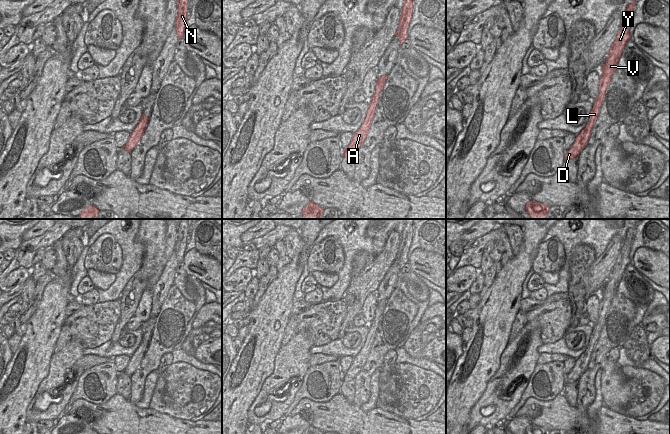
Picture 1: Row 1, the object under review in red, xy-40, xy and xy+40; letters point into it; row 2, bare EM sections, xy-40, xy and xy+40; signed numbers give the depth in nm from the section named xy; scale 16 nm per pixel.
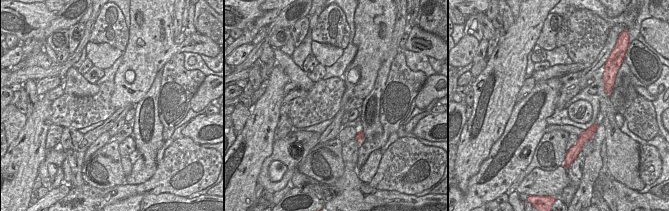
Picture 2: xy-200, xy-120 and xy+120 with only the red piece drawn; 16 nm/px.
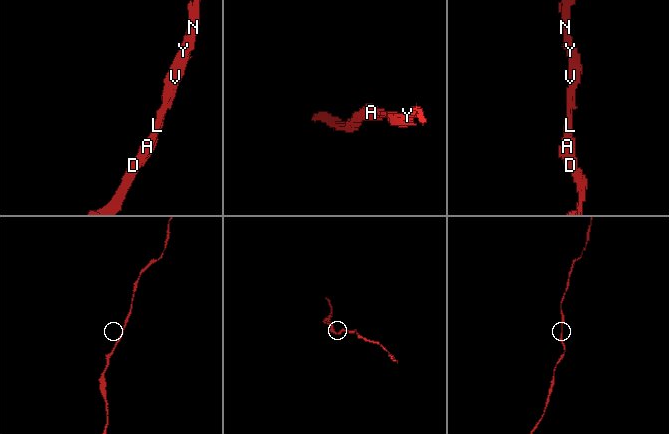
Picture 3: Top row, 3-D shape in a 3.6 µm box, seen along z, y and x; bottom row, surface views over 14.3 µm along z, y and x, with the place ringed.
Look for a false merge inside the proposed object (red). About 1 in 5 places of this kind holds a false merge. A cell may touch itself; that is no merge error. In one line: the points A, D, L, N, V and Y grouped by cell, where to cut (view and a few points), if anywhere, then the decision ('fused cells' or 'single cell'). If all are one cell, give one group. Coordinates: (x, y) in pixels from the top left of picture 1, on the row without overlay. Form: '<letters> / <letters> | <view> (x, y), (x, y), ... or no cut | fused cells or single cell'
A D L N V Y | no cut | single cell

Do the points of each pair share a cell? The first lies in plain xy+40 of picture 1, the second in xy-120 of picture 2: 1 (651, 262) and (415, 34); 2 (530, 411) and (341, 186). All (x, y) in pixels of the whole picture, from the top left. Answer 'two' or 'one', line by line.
1: one
2: one

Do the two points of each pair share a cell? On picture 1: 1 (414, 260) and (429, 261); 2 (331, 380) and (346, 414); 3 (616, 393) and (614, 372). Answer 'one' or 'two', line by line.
1: one
2: two
3: one

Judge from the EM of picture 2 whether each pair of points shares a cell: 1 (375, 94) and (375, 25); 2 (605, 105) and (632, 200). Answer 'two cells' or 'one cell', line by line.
1: two cells
2: two cells

